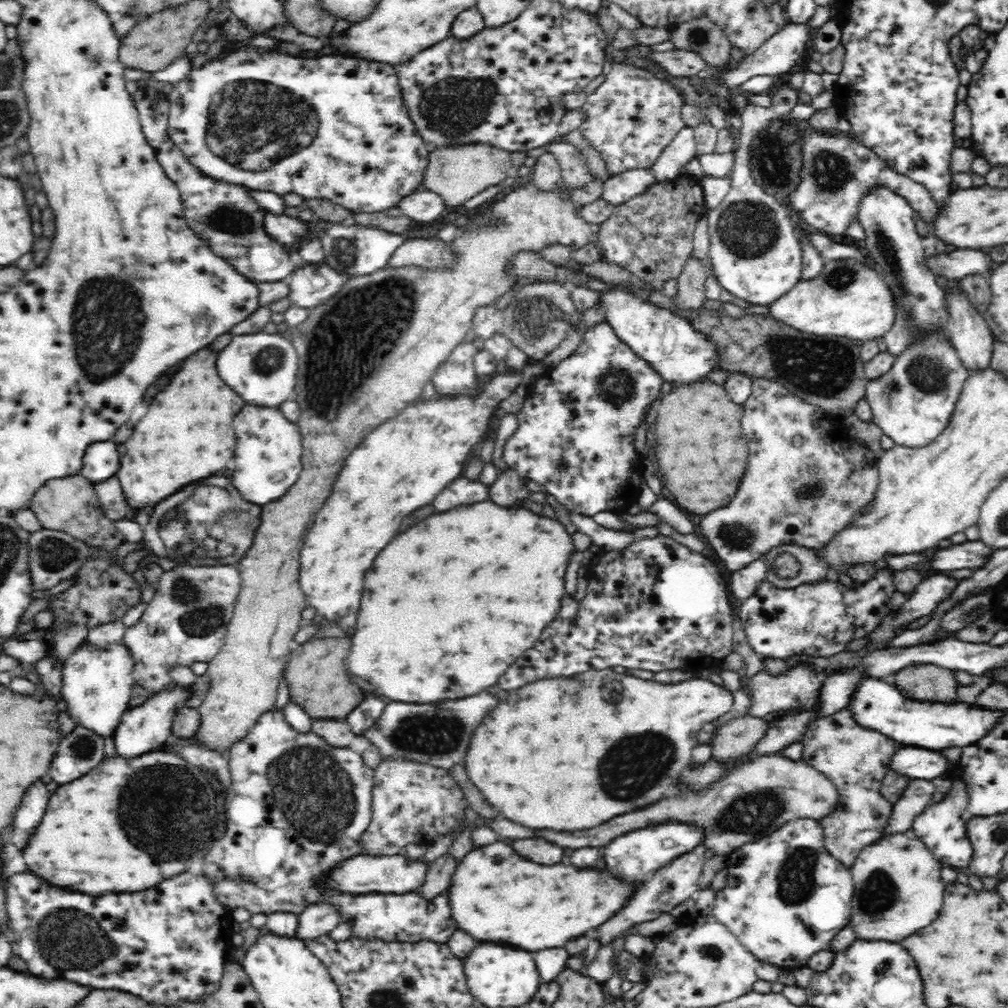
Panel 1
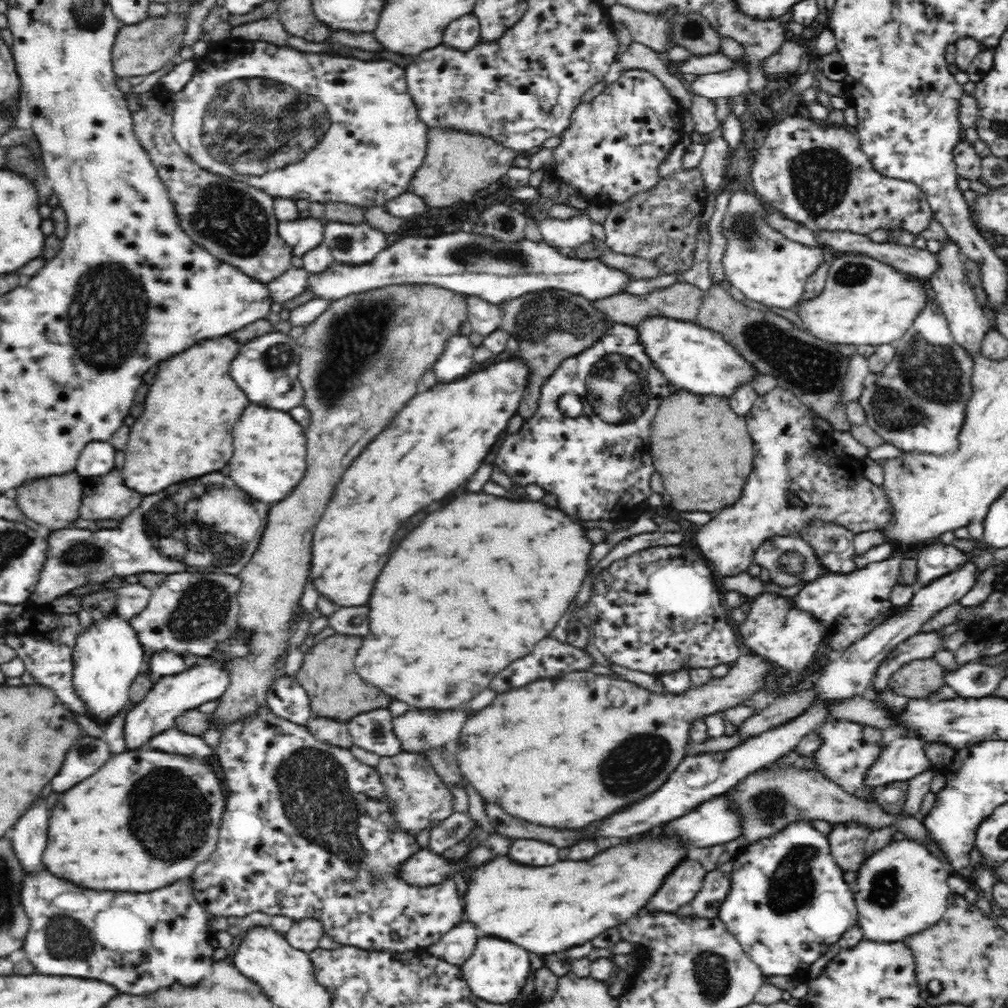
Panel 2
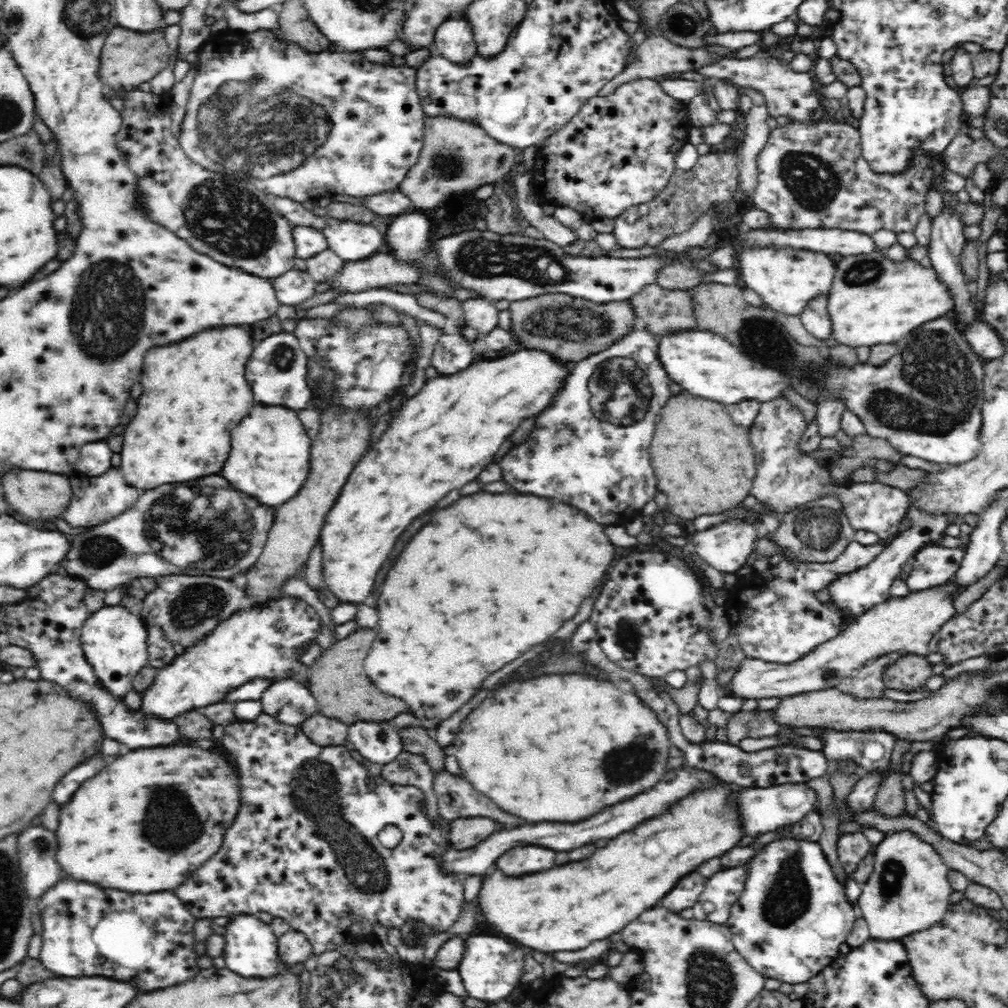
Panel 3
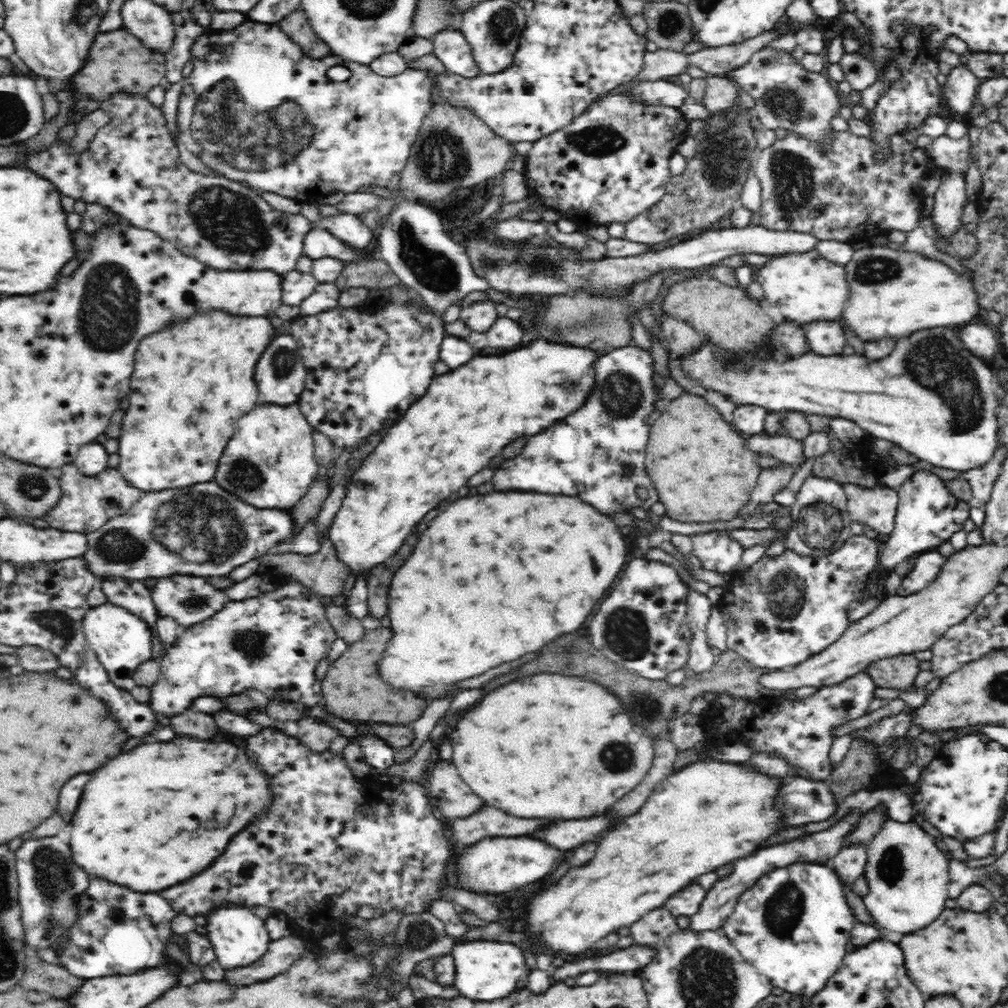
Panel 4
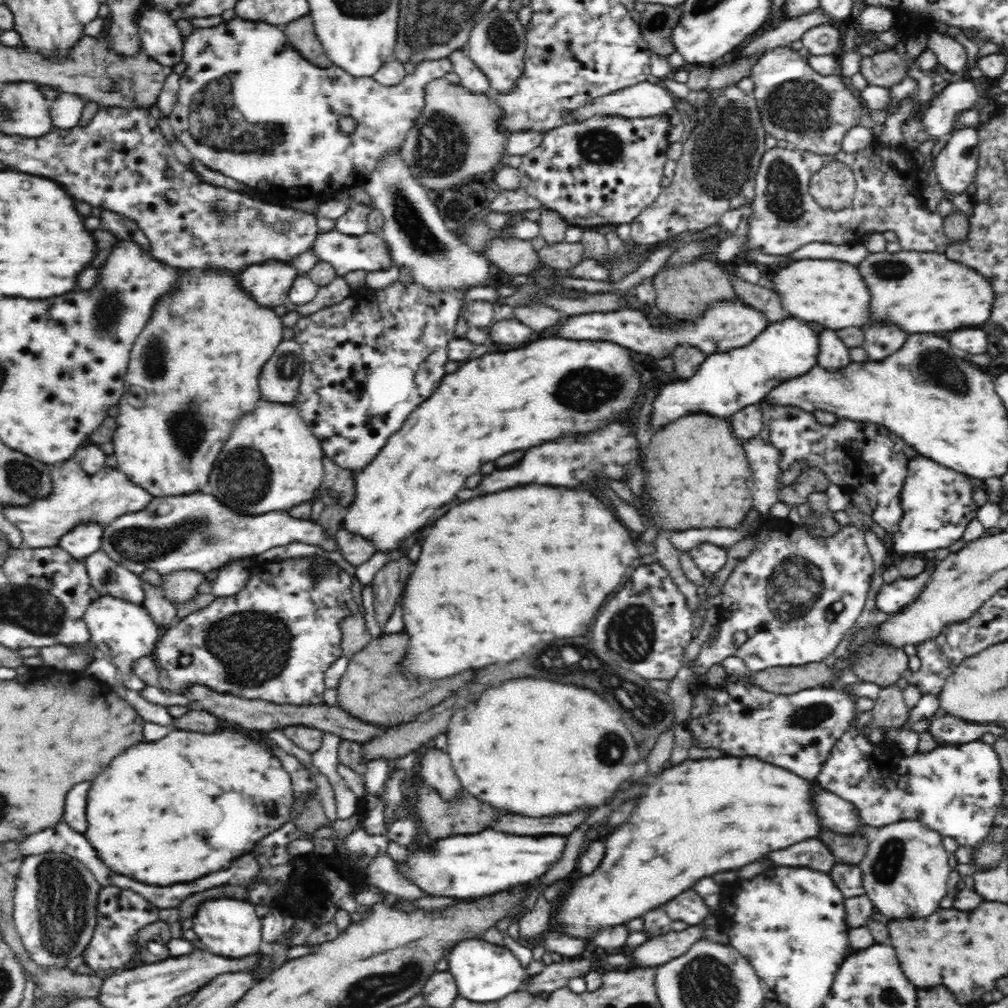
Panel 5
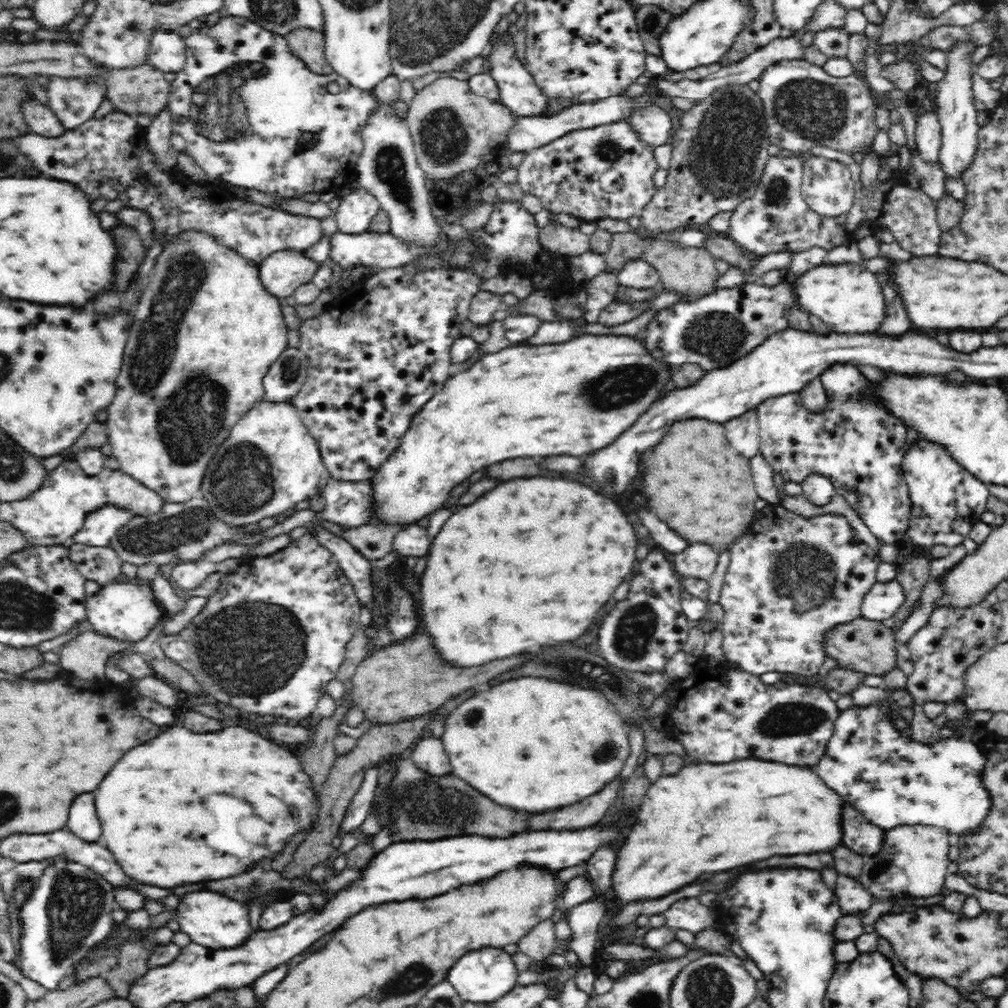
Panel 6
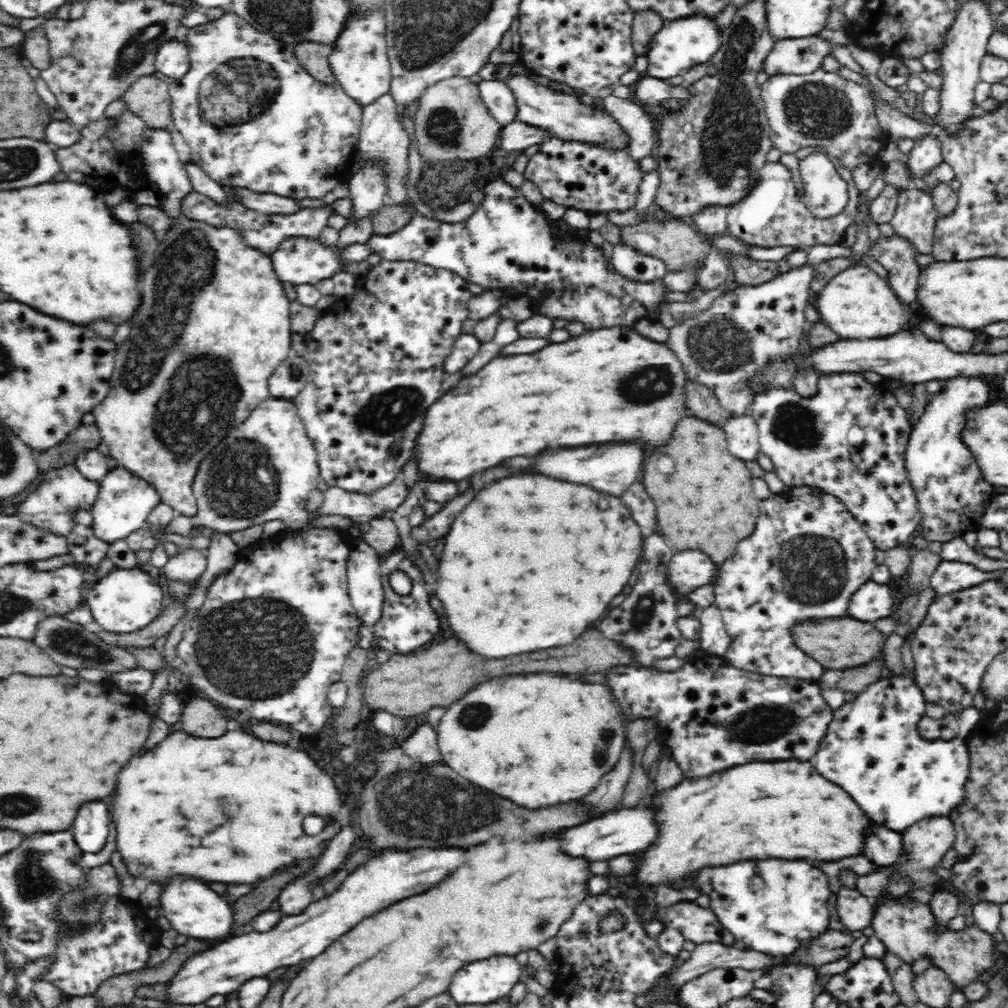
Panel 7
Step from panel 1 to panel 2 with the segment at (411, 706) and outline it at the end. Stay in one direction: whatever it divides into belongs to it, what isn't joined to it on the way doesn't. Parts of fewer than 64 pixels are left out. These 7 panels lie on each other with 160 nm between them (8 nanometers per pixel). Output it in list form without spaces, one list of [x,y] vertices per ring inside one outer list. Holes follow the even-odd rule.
[[[460,708],[438,710],[438,712],[425,709],[406,710],[404,714],[396,718],[392,717],[392,733],[404,752],[426,755],[434,749],[454,749],[460,740],[462,726],[470,716],[472,712],[460,710]]]

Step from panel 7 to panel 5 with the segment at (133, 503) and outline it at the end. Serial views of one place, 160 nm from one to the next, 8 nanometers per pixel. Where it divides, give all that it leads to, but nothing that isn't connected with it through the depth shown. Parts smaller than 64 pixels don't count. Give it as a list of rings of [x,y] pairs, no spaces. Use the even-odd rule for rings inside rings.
[[[92,524],[75,526],[70,532],[63,534],[57,540],[57,547],[61,548],[72,558],[82,561],[101,550],[101,536],[104,526]]]

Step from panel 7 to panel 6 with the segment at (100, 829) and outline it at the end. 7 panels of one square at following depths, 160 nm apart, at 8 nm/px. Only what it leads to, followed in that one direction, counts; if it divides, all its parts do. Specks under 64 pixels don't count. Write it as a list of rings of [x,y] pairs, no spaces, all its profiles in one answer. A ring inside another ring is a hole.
[[[84,792],[84,794],[78,794],[72,804],[70,804],[70,814],[68,814],[68,828],[88,840],[88,842],[94,842],[100,838],[100,826],[98,826],[98,818],[96,818],[96,812],[94,812],[94,800],[92,800],[92,792]]]

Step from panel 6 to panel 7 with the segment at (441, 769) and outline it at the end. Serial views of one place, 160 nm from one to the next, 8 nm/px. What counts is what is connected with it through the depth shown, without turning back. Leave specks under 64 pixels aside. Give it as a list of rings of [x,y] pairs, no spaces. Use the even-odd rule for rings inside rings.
[[[424,724],[401,743],[400,748],[413,760],[424,764],[443,764],[442,753],[438,746],[437,730]]]

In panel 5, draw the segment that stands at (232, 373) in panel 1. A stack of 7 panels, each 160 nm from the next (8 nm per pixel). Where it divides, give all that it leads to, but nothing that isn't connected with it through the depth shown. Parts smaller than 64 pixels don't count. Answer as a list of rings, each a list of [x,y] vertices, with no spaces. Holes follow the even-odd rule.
[[[292,338],[282,339],[260,374],[260,400],[292,404],[303,373],[302,347]]]

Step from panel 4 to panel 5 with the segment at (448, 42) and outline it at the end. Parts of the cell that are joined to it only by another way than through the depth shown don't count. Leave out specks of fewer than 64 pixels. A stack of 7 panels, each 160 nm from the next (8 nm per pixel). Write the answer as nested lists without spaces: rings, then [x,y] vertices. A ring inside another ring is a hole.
[[[466,46],[454,47],[445,57],[451,62],[451,70],[460,78],[459,84],[465,89],[479,95],[492,94],[488,77],[471,60]]]

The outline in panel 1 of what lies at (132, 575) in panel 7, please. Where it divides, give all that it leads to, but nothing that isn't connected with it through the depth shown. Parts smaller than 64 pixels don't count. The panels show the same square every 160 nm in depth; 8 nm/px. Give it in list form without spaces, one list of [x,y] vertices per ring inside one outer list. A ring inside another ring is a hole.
[[[84,642],[61,666],[59,696],[65,700],[70,716],[84,729],[105,738],[112,737],[122,715],[128,710],[132,688],[132,658],[122,642],[110,647],[90,646]]]

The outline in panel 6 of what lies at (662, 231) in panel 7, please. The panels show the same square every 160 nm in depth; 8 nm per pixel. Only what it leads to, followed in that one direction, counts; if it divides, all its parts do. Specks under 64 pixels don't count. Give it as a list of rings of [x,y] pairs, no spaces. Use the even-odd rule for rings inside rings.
[[[630,231],[624,233],[612,234],[610,248],[603,255],[606,261],[606,270],[612,272],[614,276],[618,276],[622,272],[622,268],[626,266],[626,262],[630,260],[644,260],[650,266],[653,266],[659,274],[659,279],[663,286],[663,290],[667,290],[674,294],[682,301],[688,301],[688,298],[699,298],[712,294],[717,289],[718,267],[712,255],[706,253],[704,249],[680,248],[676,247],[670,240],[662,240],[654,237],[641,237]]]

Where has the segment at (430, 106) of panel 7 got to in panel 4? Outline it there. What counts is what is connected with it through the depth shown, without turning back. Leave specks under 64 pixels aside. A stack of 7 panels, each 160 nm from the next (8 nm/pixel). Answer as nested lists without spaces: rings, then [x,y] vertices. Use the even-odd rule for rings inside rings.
[[[435,101],[423,121],[422,129],[410,152],[408,162],[402,170],[401,182],[395,191],[378,186],[366,186],[359,192],[378,194],[398,203],[400,197],[422,202],[436,202],[448,196],[452,190],[464,190],[496,178],[509,170],[514,158],[511,144],[492,133],[486,123],[478,119],[469,109],[454,109]]]

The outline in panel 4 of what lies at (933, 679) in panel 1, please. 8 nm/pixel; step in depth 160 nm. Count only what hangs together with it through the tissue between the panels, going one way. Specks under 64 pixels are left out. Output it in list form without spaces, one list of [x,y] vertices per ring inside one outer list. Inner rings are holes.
[[[902,654],[874,662],[866,673],[873,678],[876,687],[908,691],[914,684],[914,678],[920,674],[920,660],[914,655]]]

